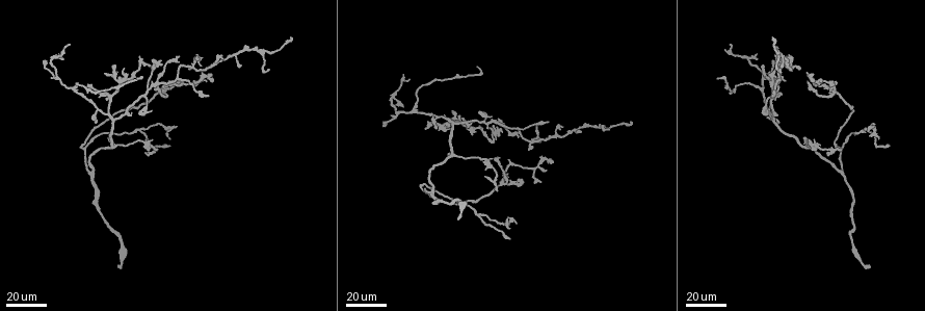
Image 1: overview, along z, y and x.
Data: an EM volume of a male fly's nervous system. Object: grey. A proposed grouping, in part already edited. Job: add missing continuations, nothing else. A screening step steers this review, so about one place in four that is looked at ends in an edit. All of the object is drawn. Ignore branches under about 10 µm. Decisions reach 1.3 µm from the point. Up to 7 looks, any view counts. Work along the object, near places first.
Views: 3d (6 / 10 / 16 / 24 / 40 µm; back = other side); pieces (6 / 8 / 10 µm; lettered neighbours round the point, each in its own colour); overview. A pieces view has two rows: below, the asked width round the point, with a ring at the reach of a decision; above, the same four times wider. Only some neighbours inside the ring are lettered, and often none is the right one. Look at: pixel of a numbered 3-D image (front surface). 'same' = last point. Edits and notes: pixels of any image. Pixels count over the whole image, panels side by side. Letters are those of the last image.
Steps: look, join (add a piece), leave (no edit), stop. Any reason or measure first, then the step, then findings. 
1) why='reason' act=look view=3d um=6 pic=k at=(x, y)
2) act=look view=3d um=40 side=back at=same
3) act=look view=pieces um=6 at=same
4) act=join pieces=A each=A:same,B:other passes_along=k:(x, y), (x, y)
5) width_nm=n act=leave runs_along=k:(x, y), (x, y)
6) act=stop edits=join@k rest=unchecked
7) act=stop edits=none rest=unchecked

why='branch stops here' act=look view=3d um=40 pic=1 at=(247, 46)

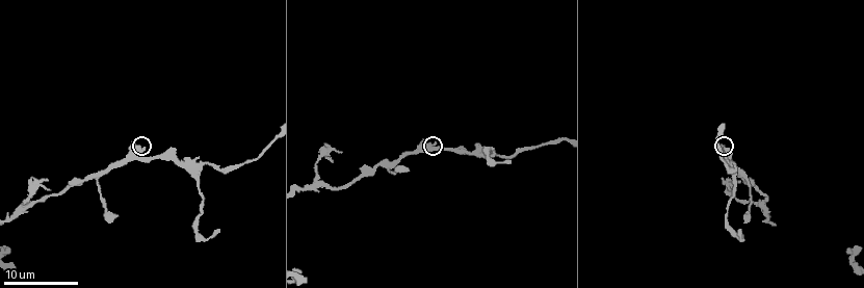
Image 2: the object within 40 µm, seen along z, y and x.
act=look view=pieces um=10 pic=2 at=(435, 140)

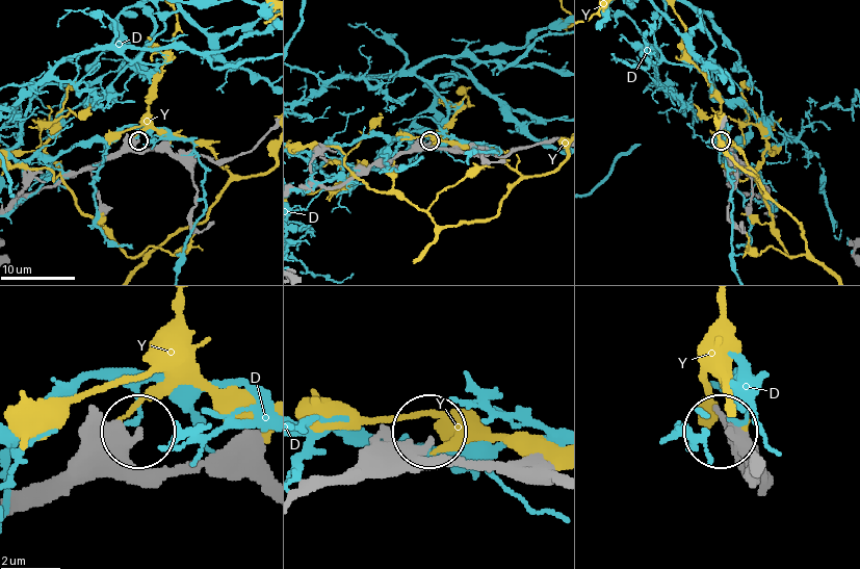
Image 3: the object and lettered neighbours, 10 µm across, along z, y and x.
act=leave each=D:other,Y:other runs_along=3:(320, 186), (342, 185), (373, 164), (420, 150), (430, 141) found='none of them fits'

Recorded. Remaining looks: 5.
why='branch stops here' act=look view=pieces um=8 pic=2 at=(401, 168)

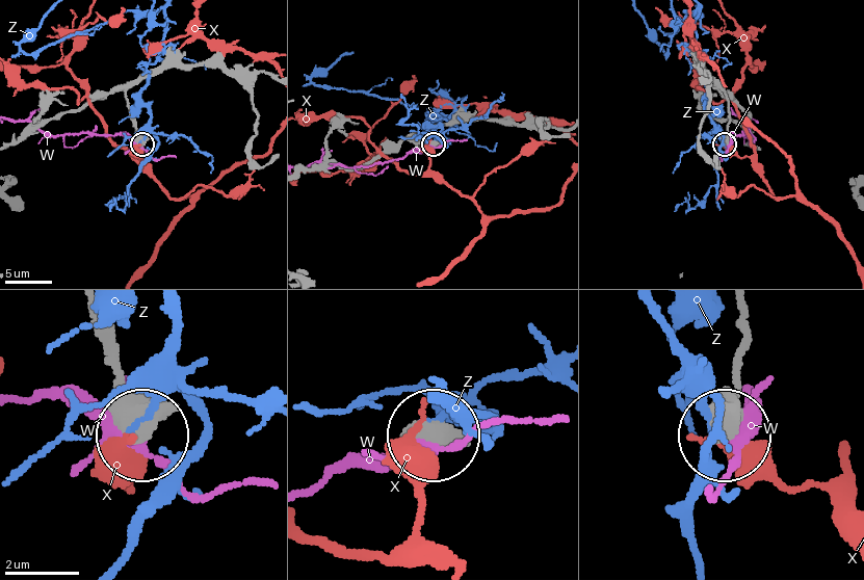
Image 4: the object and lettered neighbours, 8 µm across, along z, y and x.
act=leave each=W:other,X:other,Z:other runs_along=4:(88, 314), (140, 432) found='none of them fits'

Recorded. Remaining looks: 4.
act=look view=3d um=24 pic=1 at=(180, 56)

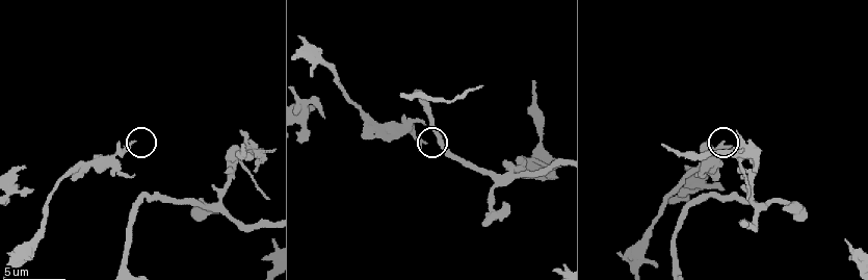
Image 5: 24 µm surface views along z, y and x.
act=look view=pieces um=8 pic=5 at=(723, 143)

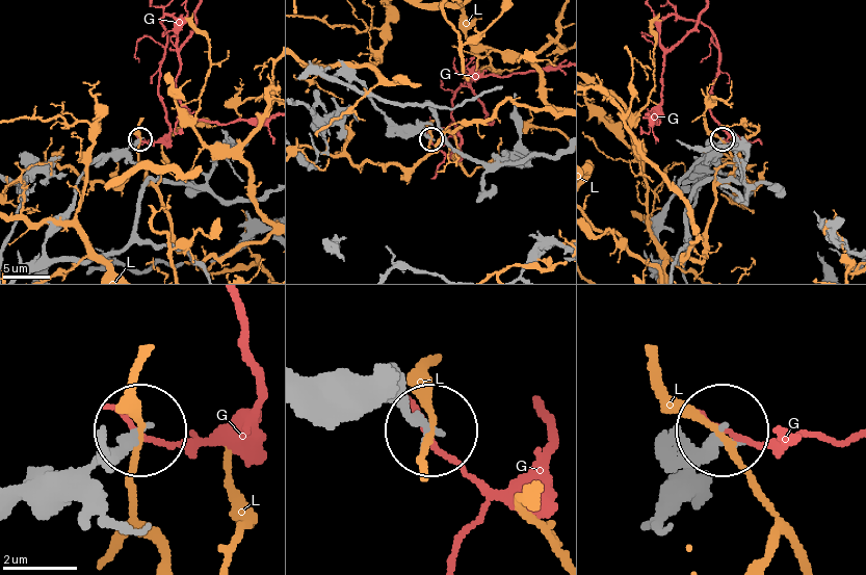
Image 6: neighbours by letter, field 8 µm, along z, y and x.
act=leave each=G:other,L:other runs_along=6:(673, 488), (716, 435) found='none of them fits'

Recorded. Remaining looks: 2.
act=look view=3d um=24 pic=1 at=(870, 136)

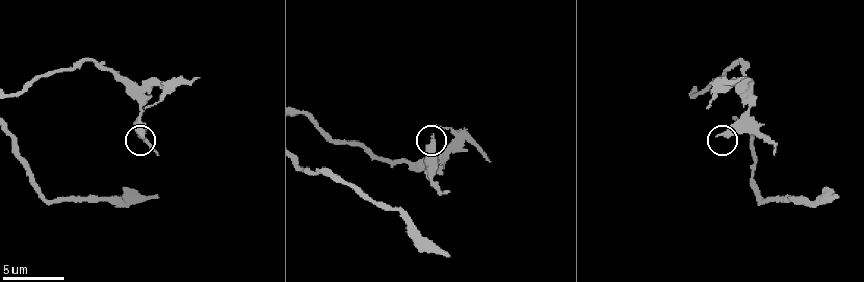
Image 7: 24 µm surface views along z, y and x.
act=look view=pieces um=8 pic=7 at=(434, 137)

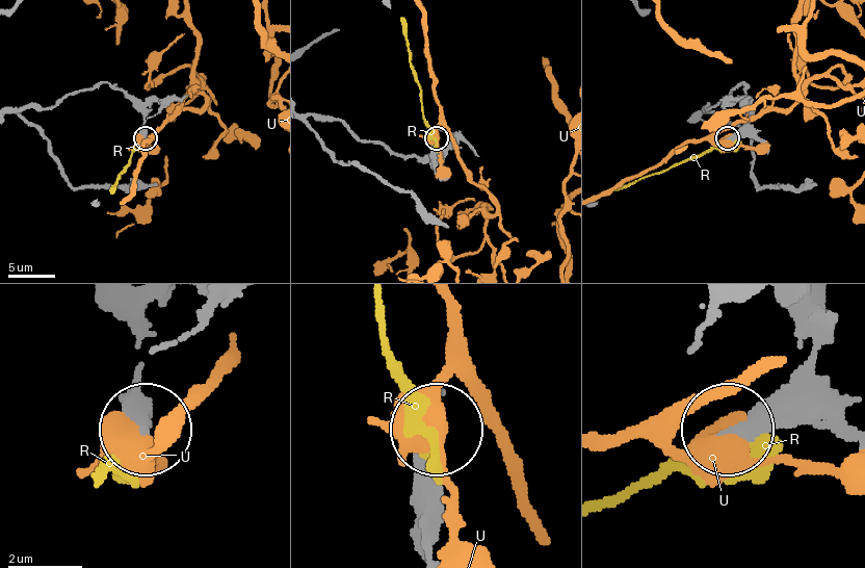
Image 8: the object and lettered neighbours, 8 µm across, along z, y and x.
width_nm=160 act=leave each=R:other,U:other runs_along=8:(135, 371), (141, 431) found='none of them fits'

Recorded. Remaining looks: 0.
act=stop edits=none rest=unchecked

